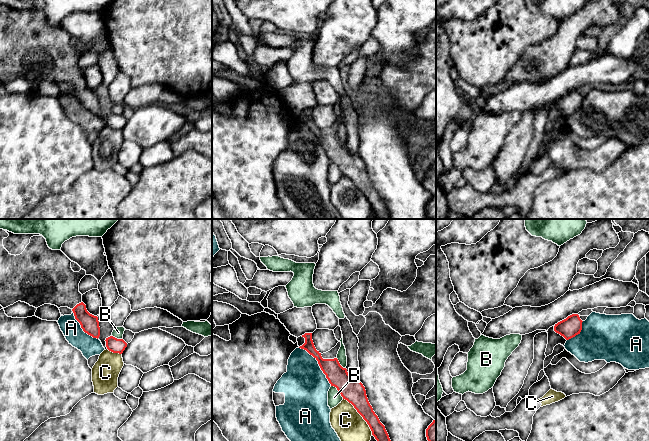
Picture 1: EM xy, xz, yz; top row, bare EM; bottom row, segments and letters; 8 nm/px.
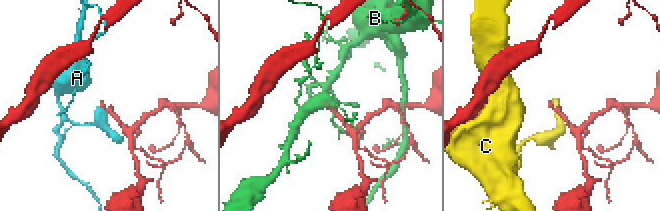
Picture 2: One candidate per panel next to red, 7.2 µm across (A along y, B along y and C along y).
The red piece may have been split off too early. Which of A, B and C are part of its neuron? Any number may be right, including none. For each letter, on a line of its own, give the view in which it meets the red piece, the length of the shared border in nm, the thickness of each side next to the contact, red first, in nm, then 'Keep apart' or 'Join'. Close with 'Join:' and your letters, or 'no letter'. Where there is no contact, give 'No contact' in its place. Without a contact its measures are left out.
A: Touches red in xz. Shared border 420 nm. Thickness 160 nm (red) against 360 nm. Keep apart
B: Touches red in xz. Shared border 150 nm. Thickness 180 nm (red) against 110 nm. Keep apart
C: Touches red in xz. Shared border 380 nm. Thickness 180 nm (red) against 260 nm. Keep apart
Join: no letter

